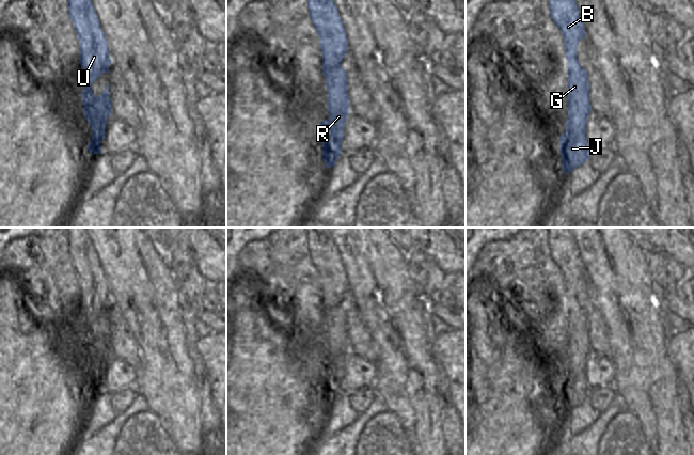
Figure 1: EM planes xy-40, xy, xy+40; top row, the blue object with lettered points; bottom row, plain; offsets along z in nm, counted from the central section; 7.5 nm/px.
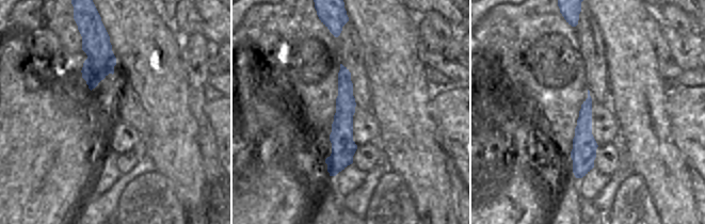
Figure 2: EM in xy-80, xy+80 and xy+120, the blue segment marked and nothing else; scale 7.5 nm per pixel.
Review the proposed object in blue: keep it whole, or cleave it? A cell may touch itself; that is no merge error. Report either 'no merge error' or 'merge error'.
no merge error

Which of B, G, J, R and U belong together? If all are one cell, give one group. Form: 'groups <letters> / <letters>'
groups B G J R U

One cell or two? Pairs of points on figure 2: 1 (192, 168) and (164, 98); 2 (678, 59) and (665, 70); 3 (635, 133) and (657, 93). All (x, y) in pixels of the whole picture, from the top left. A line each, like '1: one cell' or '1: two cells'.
1: one cell
2: two cells
3: one cell

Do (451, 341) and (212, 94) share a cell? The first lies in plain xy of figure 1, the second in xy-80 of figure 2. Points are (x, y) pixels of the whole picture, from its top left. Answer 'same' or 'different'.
different

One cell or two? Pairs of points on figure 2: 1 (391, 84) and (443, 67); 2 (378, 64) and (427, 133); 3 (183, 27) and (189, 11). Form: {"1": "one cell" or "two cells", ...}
{"1": "two cells", "2": "one cell", "3": "one cell"}

